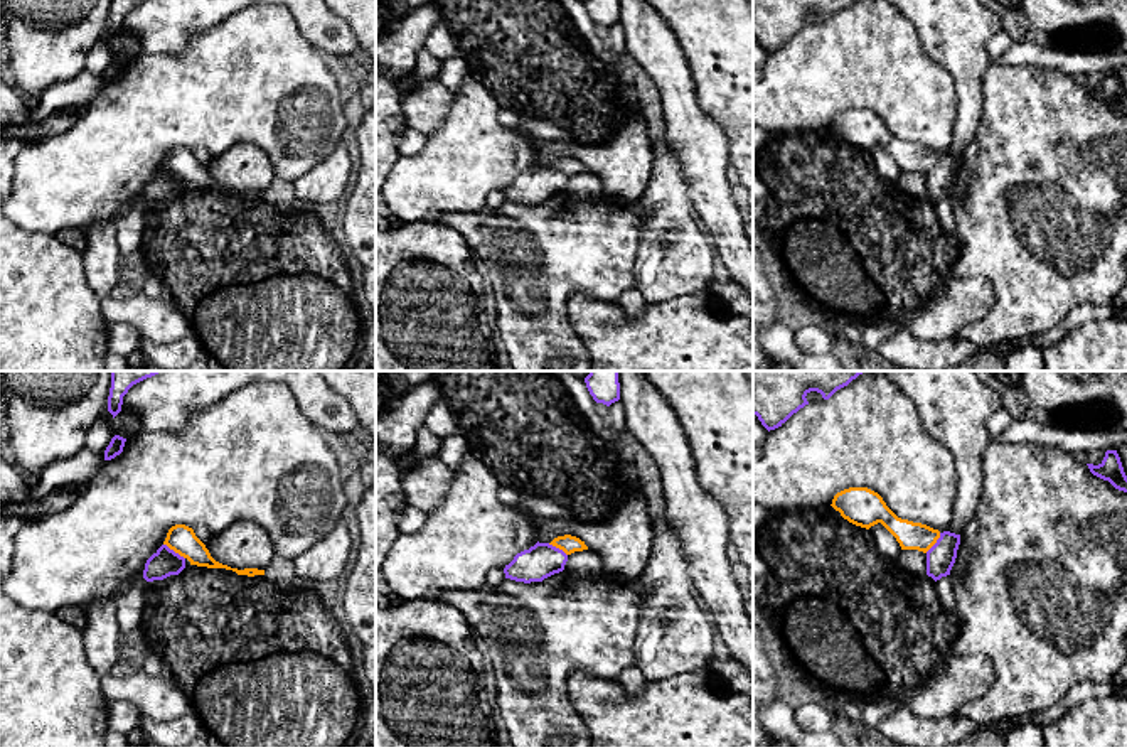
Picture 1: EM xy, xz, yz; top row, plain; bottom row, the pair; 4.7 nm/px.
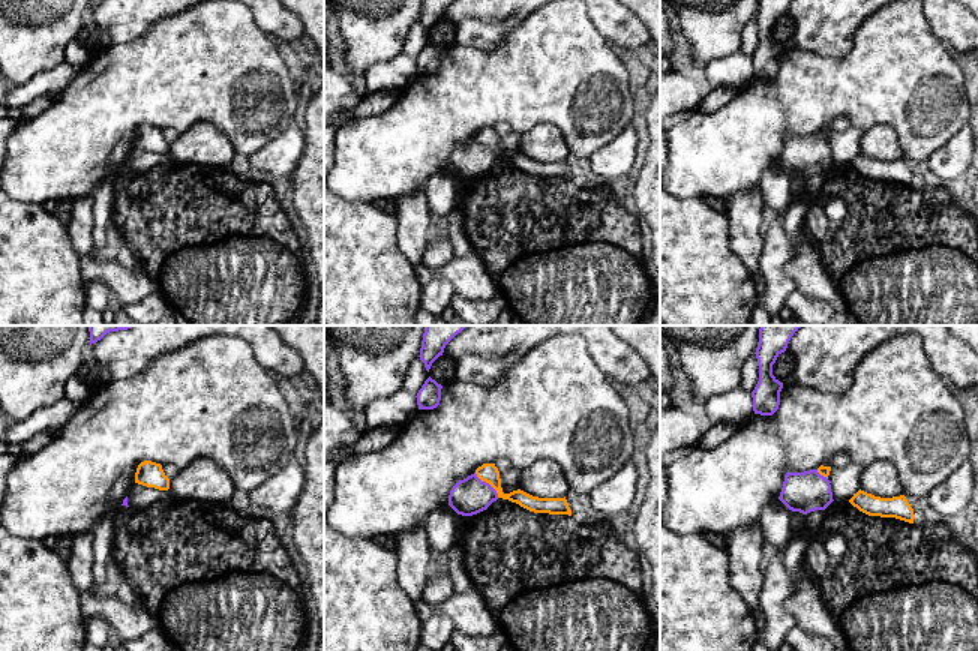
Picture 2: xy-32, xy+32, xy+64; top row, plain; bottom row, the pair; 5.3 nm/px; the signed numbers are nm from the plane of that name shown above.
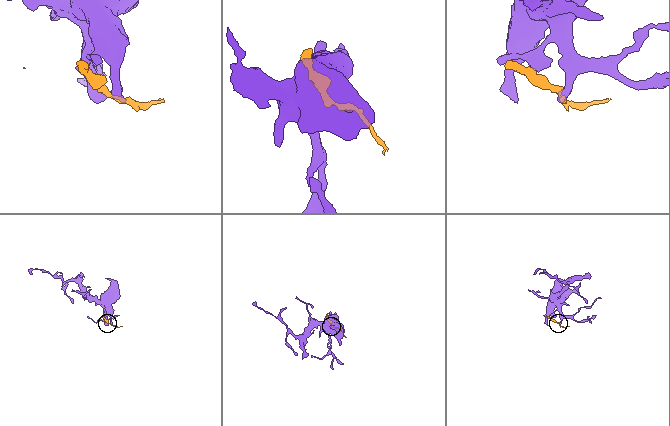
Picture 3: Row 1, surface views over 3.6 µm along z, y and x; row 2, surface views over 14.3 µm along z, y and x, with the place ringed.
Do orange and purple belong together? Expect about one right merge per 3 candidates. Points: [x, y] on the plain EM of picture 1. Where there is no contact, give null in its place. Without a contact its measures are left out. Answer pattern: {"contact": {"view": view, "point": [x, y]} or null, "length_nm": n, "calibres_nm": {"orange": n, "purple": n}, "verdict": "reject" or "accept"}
{"contact": {"view": "xy", "point": [174, 172]}, "length_nm": 130, "calibres_nm": {"orange": 140, "purple": 140}, "verdict": "reject"}

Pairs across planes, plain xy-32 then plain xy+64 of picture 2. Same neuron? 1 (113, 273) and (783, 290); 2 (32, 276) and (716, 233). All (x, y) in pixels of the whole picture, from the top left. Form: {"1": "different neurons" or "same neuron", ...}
{"1": "different neurons", "2": "same neuron"}

